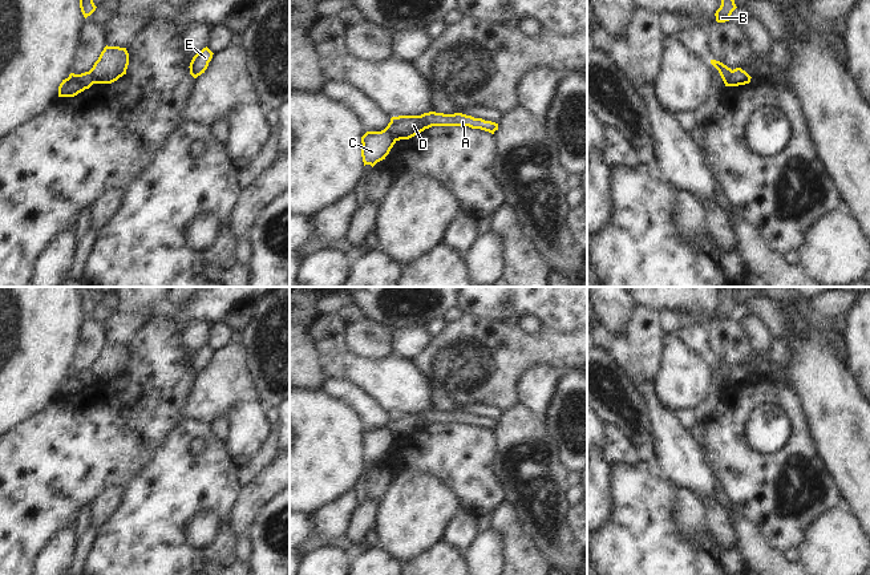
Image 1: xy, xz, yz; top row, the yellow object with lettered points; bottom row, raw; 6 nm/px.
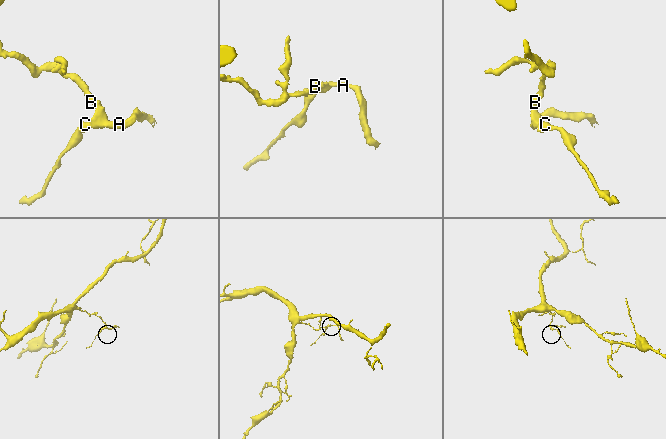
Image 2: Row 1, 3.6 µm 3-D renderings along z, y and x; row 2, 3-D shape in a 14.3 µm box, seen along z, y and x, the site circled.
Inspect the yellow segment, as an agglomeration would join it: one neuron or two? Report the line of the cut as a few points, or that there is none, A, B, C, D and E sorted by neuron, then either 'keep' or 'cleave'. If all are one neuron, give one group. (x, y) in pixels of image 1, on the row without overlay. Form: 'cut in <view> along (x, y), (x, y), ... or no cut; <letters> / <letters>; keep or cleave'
cut in yz along (732, 368), (727, 383); A B D E / C; cleave

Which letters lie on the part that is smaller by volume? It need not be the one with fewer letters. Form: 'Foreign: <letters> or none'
Foreign: C

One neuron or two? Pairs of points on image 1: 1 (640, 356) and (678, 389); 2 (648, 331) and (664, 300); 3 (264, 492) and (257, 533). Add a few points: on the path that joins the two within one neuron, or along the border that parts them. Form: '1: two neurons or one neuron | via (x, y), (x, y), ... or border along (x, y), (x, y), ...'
1: two neurons | border along (664, 340), (660, 368), (654, 381)
2: two neurons | border along (638, 306), (646, 306), (662, 314)
3: two neurons | border along (275, 493), (262, 506), (247, 530)

